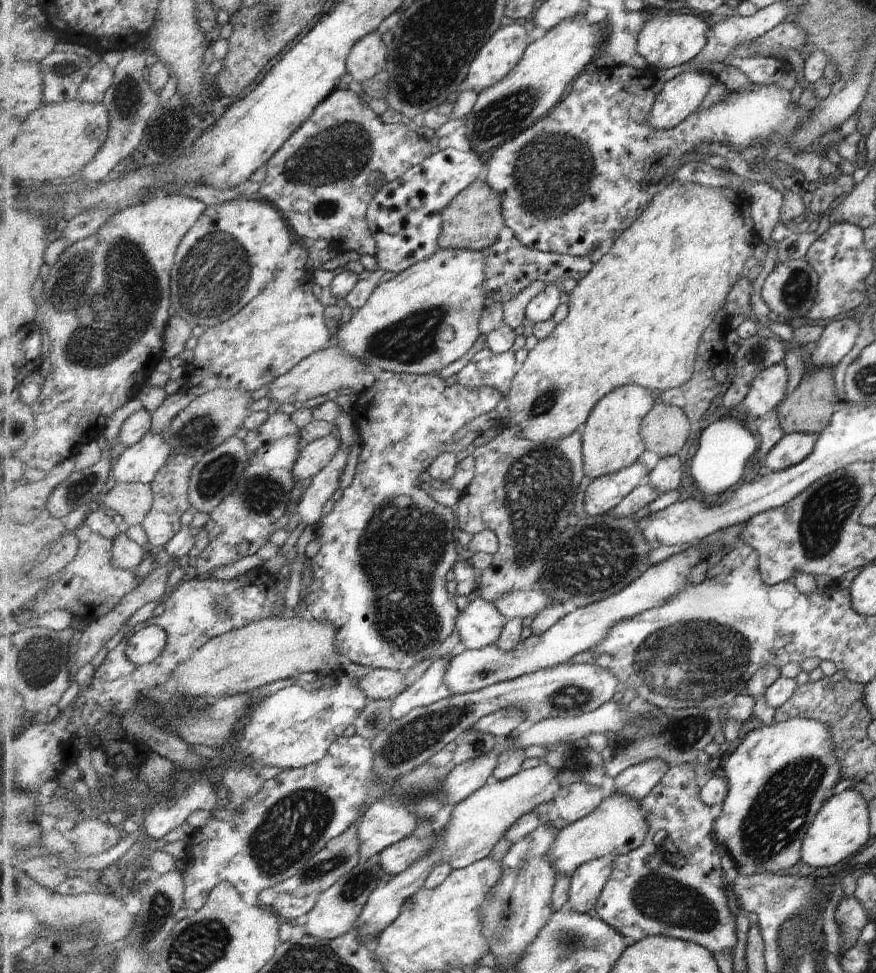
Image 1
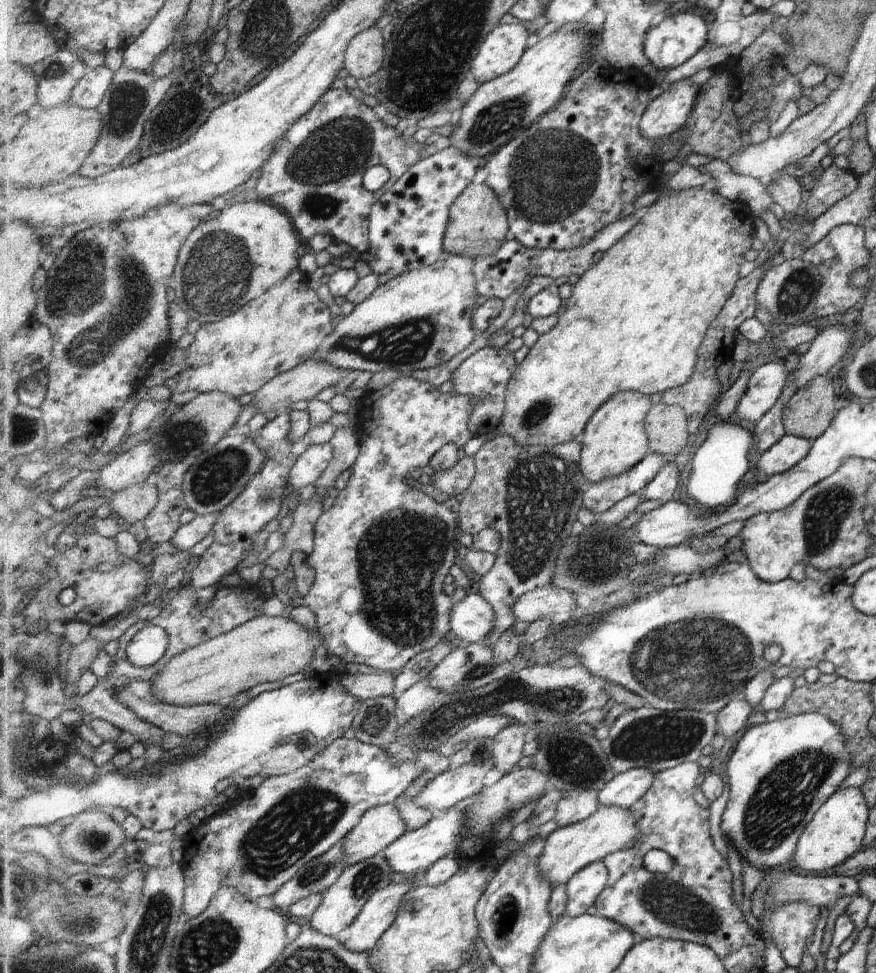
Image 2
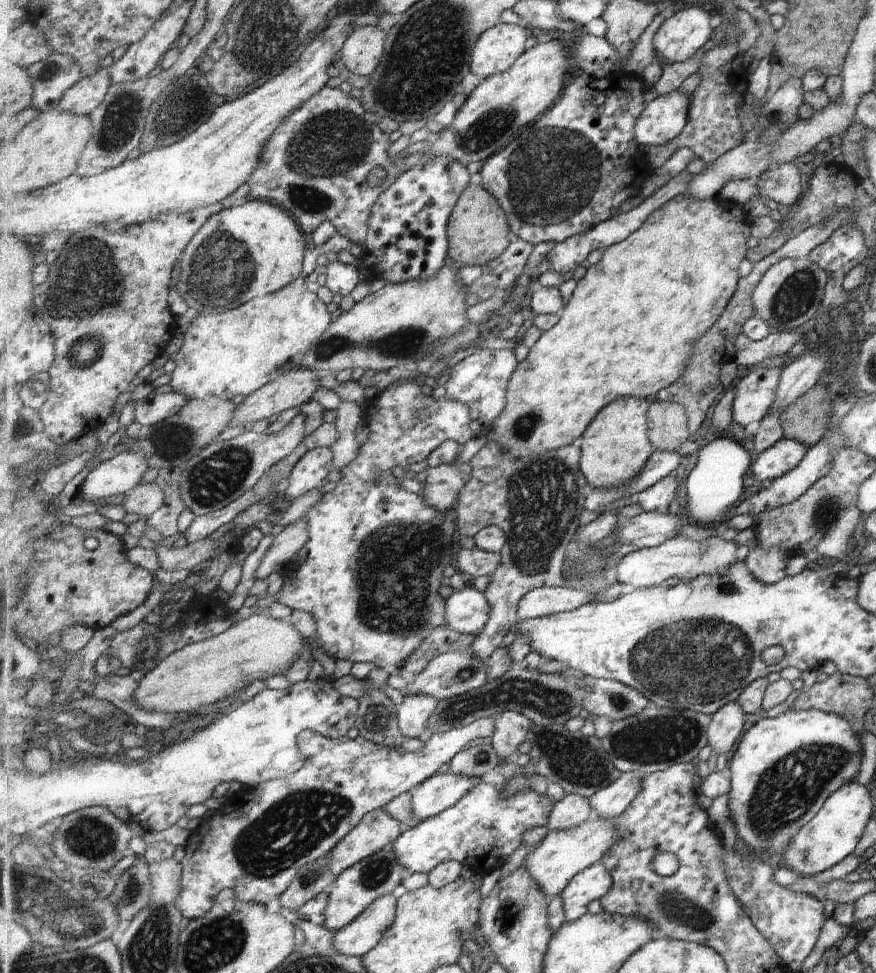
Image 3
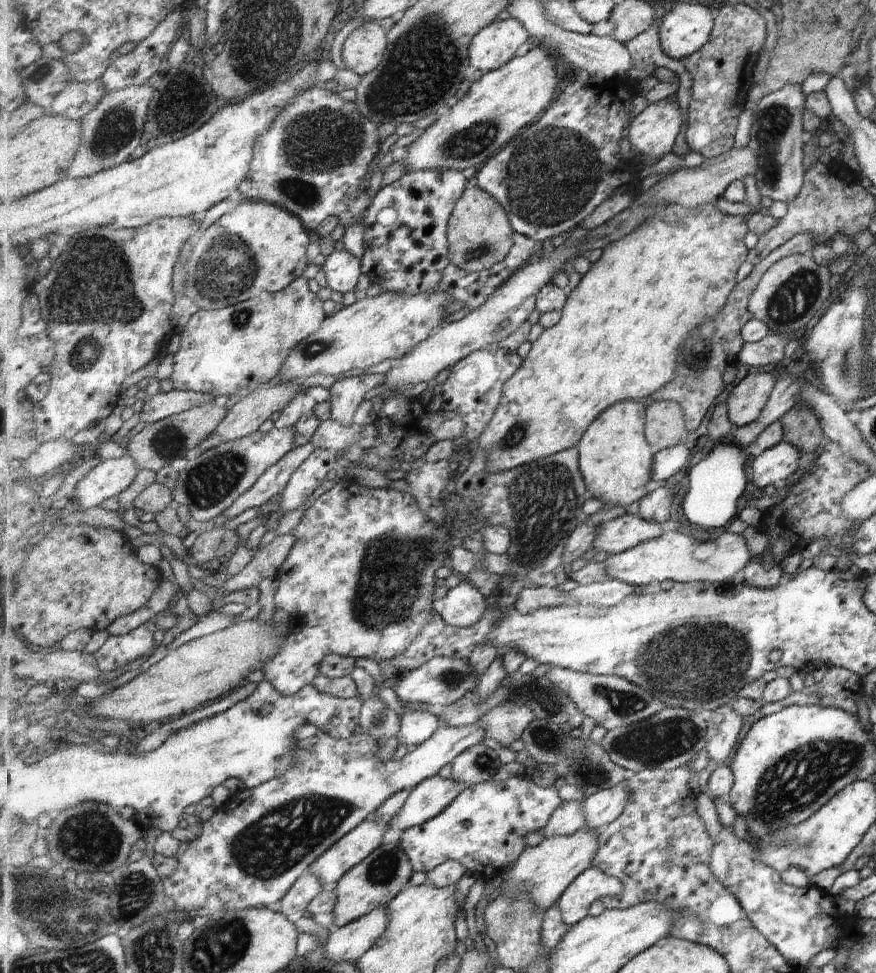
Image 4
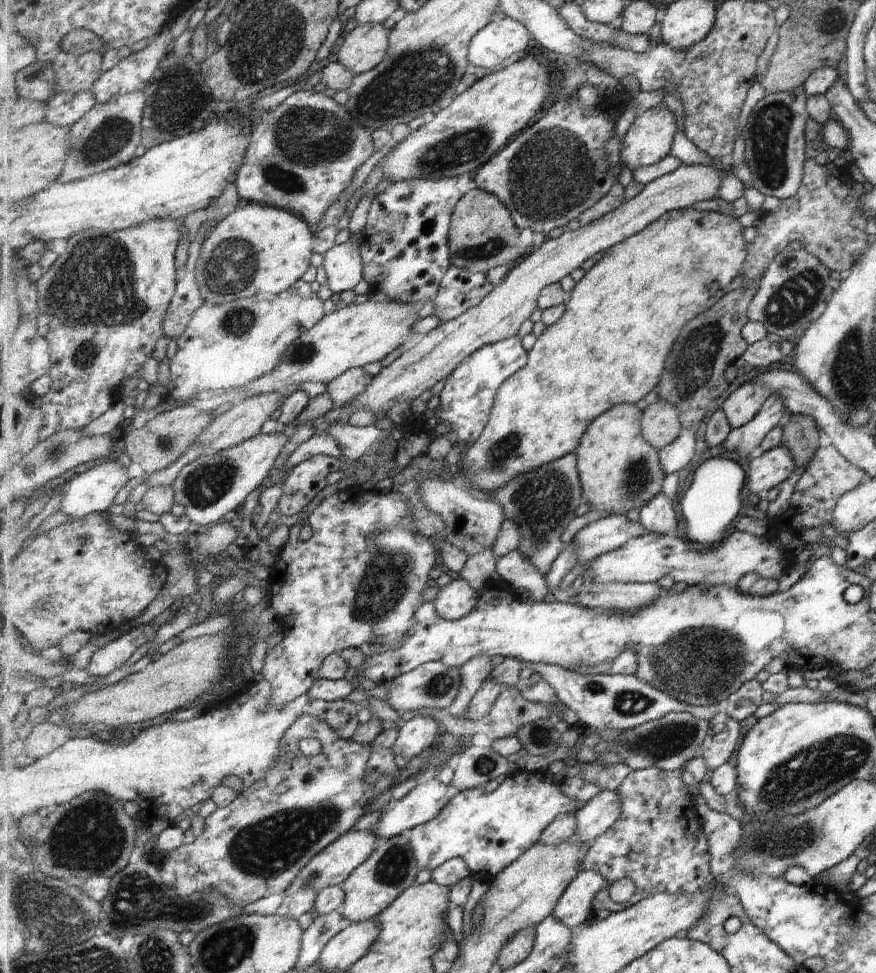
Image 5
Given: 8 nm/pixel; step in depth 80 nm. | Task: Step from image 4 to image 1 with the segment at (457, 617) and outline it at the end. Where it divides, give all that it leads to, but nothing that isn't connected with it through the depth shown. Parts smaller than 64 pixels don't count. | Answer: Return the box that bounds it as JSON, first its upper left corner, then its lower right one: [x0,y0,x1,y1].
[456,593,508,649]

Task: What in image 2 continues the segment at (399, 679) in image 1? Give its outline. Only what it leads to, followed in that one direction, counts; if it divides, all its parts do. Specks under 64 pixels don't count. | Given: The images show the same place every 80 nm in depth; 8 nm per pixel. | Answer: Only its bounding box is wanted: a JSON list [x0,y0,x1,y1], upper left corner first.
[342,672,395,702]

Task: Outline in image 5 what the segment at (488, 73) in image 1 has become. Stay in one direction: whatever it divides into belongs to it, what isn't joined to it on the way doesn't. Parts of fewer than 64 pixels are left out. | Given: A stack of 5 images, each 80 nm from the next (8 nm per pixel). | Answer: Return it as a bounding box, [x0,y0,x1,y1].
[469,18,533,68]

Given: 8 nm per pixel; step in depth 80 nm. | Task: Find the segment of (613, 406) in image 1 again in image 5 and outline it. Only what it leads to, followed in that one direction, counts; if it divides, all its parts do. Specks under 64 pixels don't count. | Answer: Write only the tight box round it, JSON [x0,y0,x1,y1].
[576,404,667,515]

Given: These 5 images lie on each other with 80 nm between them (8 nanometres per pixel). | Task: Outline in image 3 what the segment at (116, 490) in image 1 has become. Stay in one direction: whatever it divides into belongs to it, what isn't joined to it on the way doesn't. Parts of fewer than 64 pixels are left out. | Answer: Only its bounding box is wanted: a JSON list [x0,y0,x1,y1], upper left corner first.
[120,482,165,518]

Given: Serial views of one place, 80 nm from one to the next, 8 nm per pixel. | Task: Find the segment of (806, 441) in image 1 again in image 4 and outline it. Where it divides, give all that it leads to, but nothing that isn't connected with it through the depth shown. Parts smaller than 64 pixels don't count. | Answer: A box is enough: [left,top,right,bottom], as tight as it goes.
[752,442,802,490]

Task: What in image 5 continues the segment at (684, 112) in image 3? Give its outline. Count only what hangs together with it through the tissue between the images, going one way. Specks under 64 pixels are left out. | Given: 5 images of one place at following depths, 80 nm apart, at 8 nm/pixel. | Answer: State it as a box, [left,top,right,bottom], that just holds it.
[620,107,677,172]

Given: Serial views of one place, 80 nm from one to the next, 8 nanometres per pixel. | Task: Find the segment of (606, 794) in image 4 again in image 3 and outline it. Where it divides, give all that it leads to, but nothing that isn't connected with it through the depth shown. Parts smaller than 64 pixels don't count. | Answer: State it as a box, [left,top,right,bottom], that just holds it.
[590,773,643,819]

